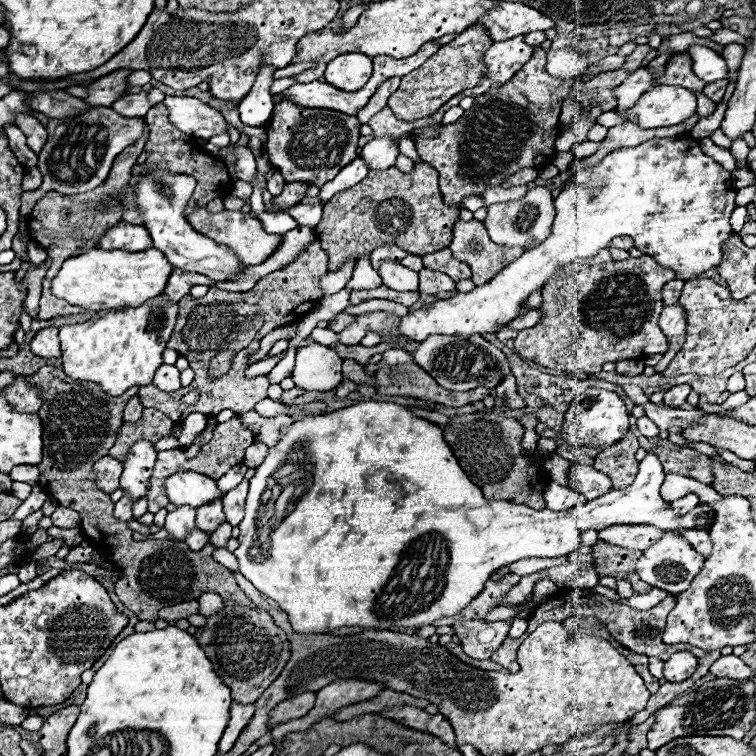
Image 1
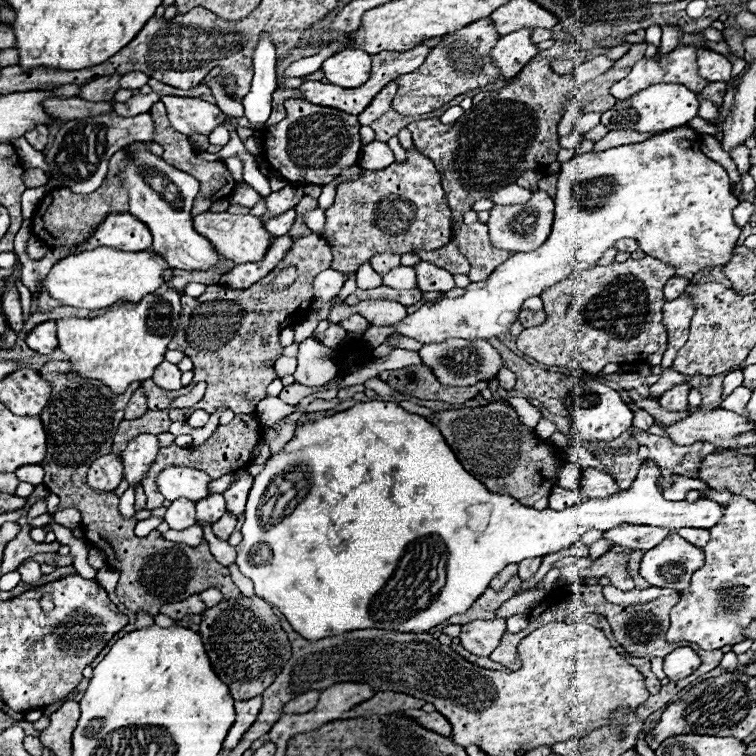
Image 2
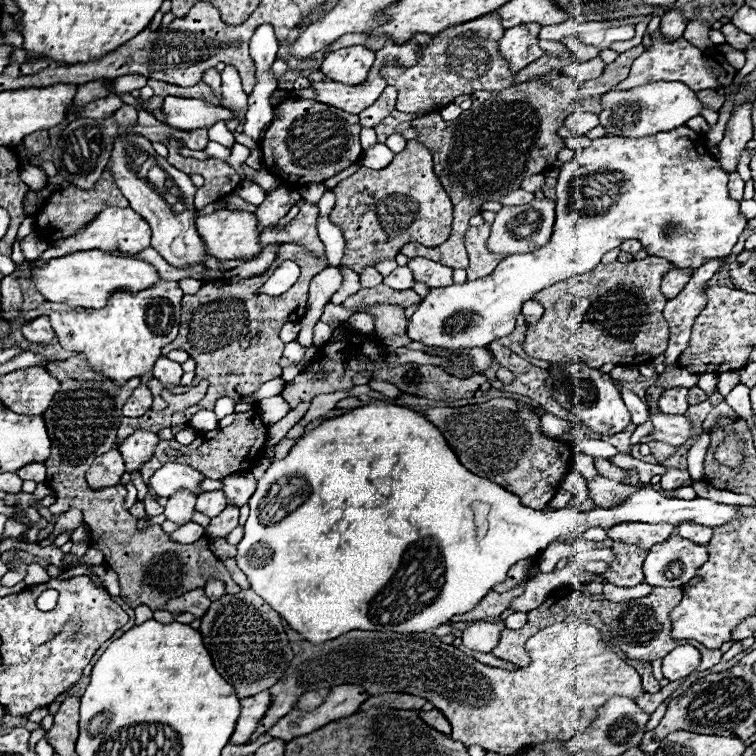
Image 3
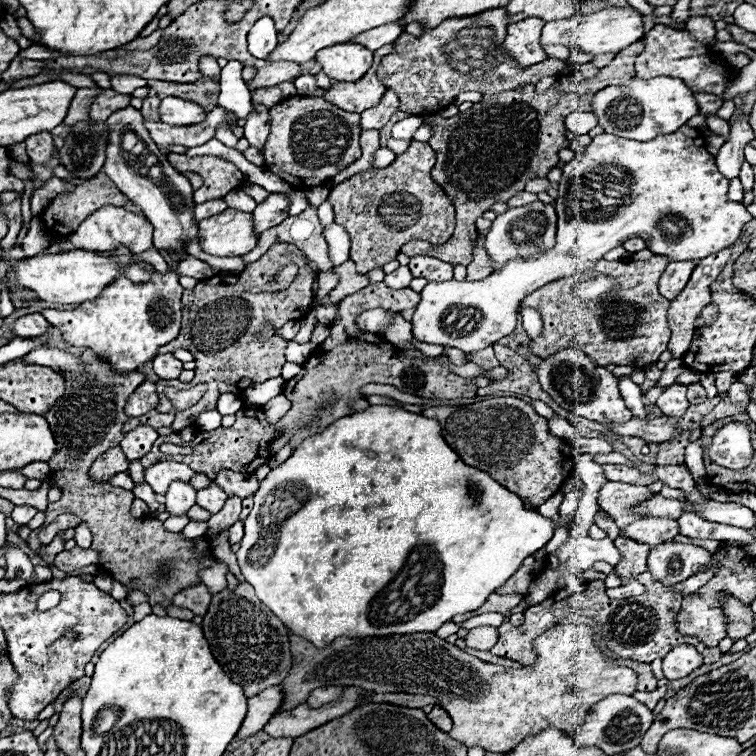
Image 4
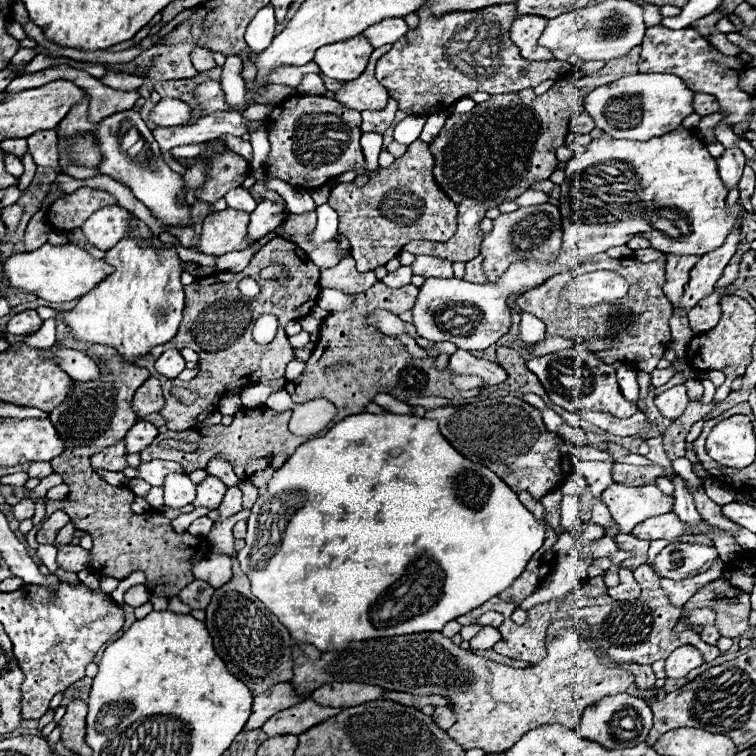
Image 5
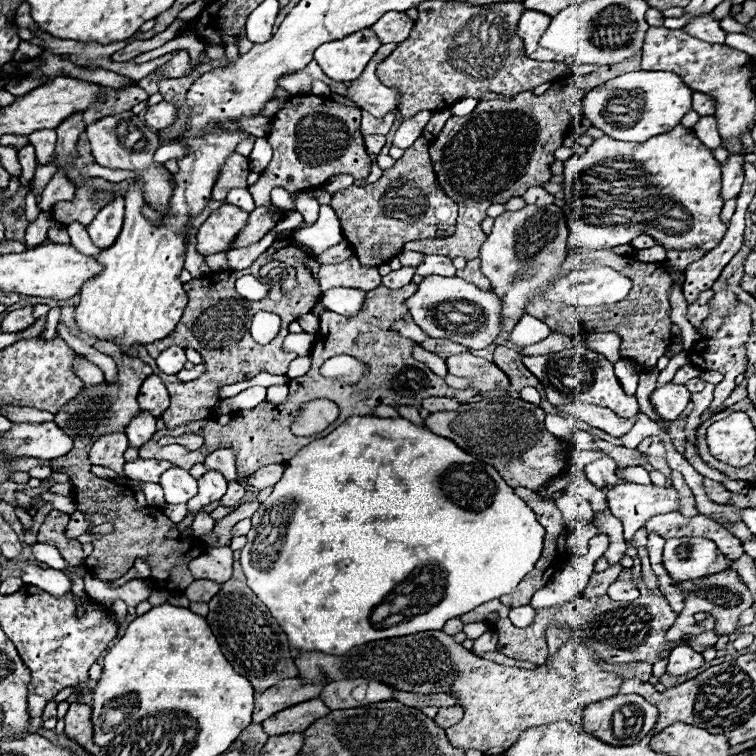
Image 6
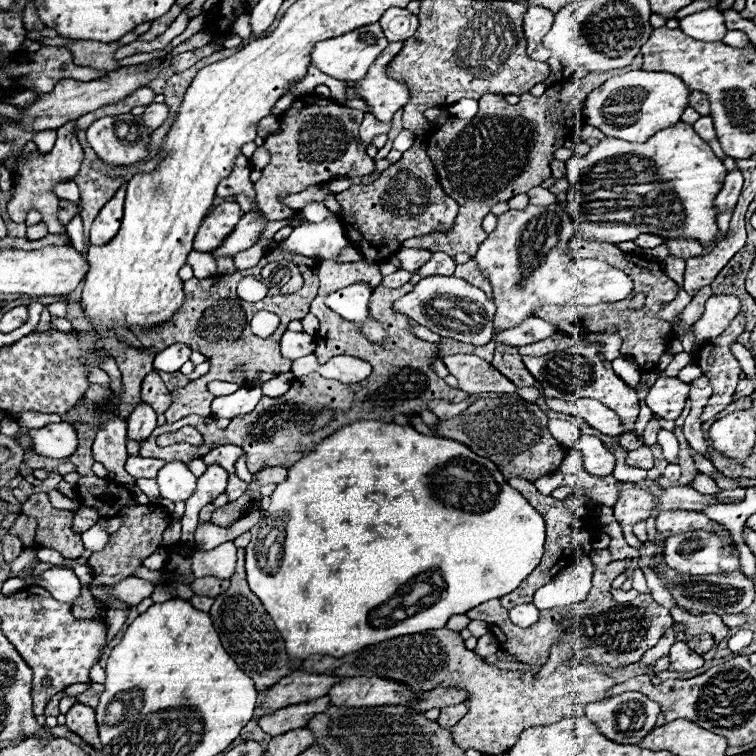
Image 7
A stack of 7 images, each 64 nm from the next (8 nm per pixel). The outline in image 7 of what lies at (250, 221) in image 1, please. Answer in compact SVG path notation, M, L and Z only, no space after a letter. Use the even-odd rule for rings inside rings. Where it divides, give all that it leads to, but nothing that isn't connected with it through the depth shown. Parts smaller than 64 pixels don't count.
M222 202L220 206L216 206L202 220L202 226L198 228L198 234L194 238L194 250L212 252L212 248L218 248L224 236L228 236L228 232L232 232L232 228L238 224L240 216L244 214L240 214L240 206L236 202Z

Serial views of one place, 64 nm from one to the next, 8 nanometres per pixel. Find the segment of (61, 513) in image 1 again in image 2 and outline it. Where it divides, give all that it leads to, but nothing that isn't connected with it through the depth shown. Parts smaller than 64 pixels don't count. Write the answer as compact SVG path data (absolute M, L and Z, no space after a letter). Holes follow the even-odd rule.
M66 508L60 512L54 512L54 520L56 520L56 524L62 524L66 528L80 528L82 526L82 516L76 508Z

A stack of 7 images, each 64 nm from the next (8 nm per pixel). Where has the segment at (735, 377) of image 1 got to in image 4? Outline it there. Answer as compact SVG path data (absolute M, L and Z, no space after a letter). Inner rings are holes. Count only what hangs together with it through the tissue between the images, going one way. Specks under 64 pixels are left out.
M716 372L714 376L716 376L716 388L718 388L720 392L726 392L726 390L730 388L730 384L736 382L736 376L730 374L730 372Z

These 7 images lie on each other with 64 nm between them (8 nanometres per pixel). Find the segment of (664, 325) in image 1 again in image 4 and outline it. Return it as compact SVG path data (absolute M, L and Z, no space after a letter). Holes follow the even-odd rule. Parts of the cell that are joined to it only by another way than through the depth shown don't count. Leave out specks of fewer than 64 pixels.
M732 246L716 252L716 254L710 254L706 256L704 260L700 260L700 264L694 268L686 288L680 292L680 296L676 296L670 304L670 310L668 310L668 324L672 328L672 338L670 338L670 344L668 344L668 350L672 352L674 358L682 358L684 352L688 350L690 342L692 342L692 336L694 336L694 320L700 312L700 308L704 308L704 304L710 302L710 296L712 296L712 290L710 290L710 284L718 278L718 274L722 272L722 268L726 266L728 258L732 254Z

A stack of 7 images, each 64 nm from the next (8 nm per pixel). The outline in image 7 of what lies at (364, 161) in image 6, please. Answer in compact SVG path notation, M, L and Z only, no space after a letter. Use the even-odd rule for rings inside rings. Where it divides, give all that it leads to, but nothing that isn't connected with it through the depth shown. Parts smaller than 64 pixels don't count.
M302 96L296 98L292 108L280 116L282 132L266 138L264 146L270 152L270 162L261 171L261 178L254 183L256 200L262 214L268 220L286 220L296 214L296 210L280 202L282 194L298 194L308 186L324 184L336 176L368 176L374 172L374 160L360 148L360 138L356 136L364 112L340 106L332 100L322 100L302 108Z

